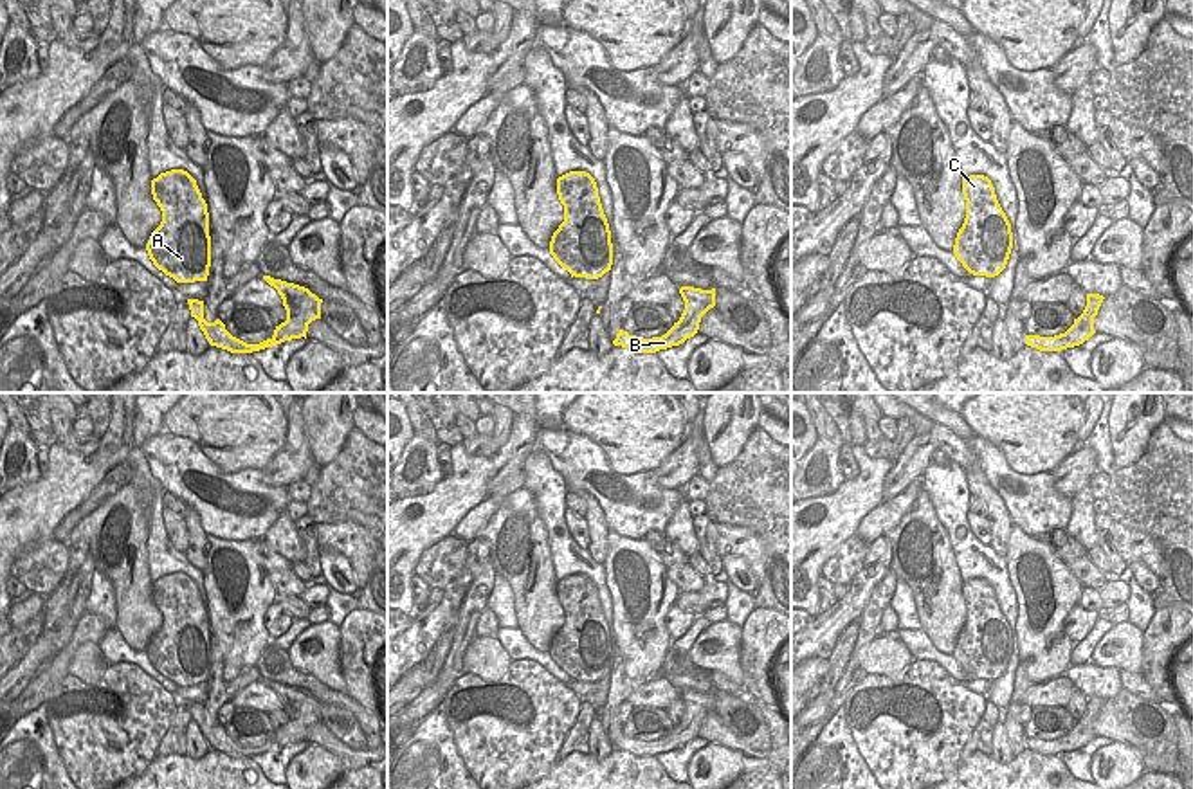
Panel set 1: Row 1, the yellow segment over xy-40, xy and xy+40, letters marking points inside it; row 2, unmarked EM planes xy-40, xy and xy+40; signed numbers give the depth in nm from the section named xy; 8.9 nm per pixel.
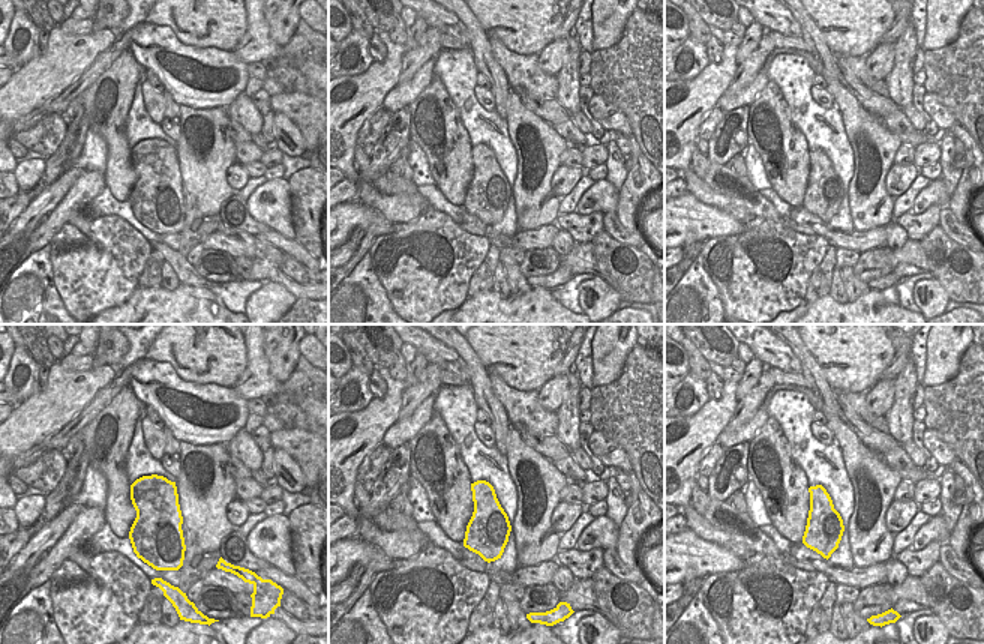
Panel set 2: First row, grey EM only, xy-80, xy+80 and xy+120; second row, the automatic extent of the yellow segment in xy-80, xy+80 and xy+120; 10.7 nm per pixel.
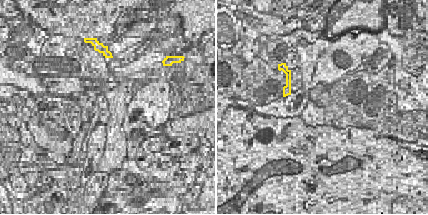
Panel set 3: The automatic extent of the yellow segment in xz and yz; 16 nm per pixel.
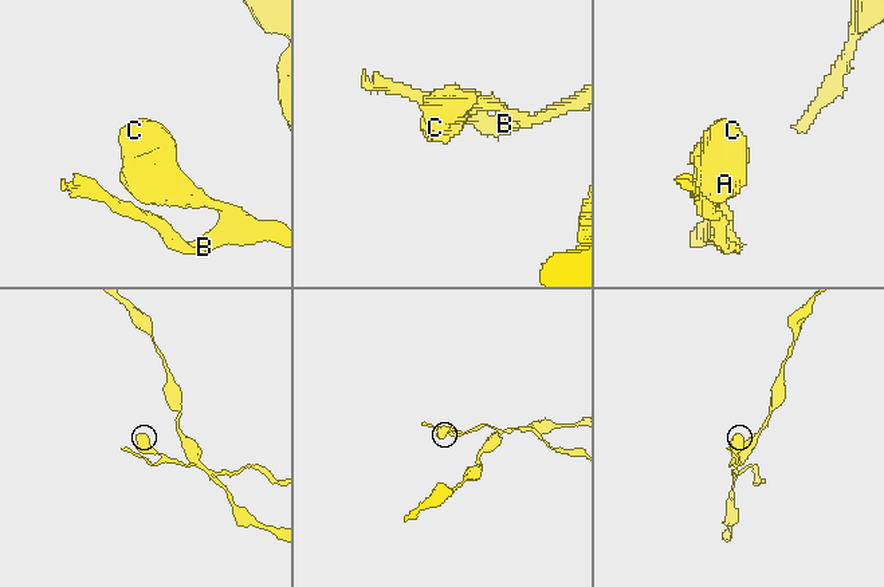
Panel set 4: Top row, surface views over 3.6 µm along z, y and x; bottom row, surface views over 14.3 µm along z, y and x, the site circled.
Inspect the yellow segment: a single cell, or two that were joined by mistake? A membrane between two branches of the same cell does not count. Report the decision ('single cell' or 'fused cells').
single cell

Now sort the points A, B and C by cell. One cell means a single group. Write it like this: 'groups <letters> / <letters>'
groups A B C

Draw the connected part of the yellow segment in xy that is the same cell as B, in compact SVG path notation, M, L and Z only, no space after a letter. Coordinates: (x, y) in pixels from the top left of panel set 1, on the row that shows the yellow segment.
M681 286L679 294L685 301L685 310L679 321L674 322L665 335L643 339L620 330L613 344L629 348L636 353L656 353L660 349L679 346L687 339L694 337L699 330L701 317L715 306L715 288L701 290L694 286Z

